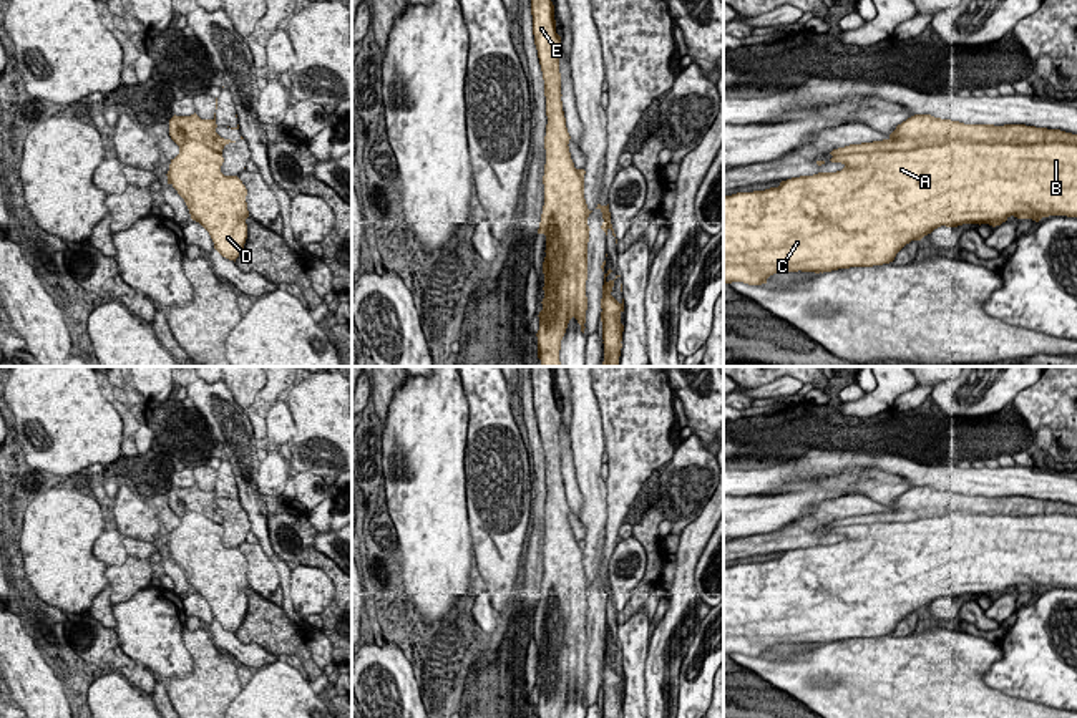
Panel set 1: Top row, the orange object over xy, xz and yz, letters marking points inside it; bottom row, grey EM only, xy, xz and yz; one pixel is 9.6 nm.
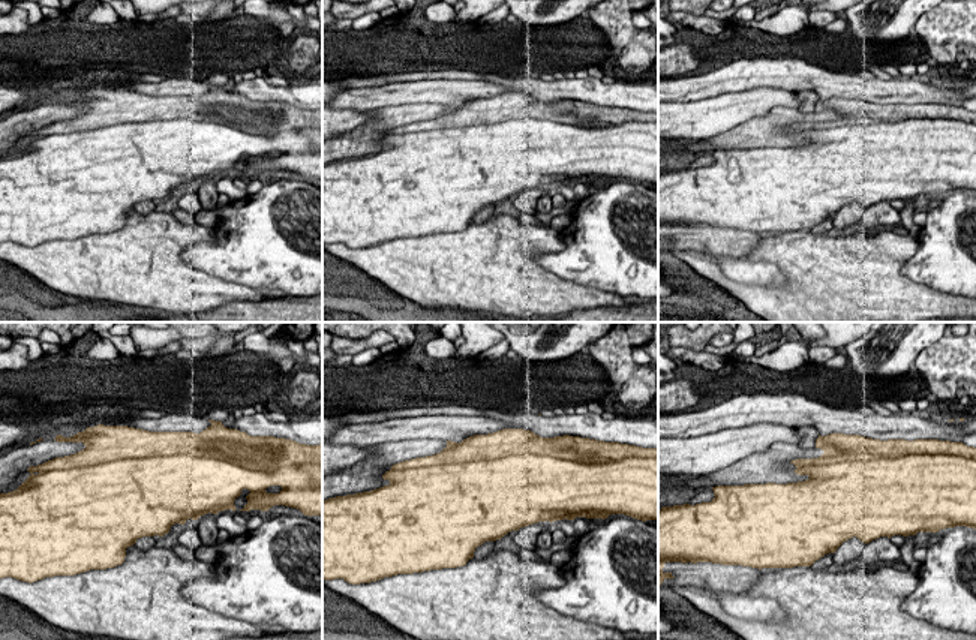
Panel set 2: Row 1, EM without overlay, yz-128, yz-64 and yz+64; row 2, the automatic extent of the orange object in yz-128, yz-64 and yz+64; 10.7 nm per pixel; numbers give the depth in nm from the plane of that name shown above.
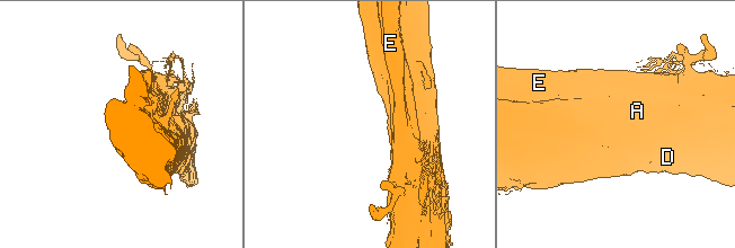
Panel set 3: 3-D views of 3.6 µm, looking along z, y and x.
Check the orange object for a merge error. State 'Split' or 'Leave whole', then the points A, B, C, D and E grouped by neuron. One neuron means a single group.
Split. Groups: A B C D / E

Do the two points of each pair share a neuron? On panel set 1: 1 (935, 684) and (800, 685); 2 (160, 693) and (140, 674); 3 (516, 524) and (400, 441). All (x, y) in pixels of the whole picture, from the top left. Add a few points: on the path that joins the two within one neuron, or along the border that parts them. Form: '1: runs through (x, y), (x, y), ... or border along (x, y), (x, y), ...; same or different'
1: runs through (901, 684), (833, 685); same
2: border along (158, 680), (150, 692); different
3: border along (465, 448), (465, 506), (470, 526); different

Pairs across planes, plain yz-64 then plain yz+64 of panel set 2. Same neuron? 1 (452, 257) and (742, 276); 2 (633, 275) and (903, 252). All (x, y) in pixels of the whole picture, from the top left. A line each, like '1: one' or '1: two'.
1: two
2: two

